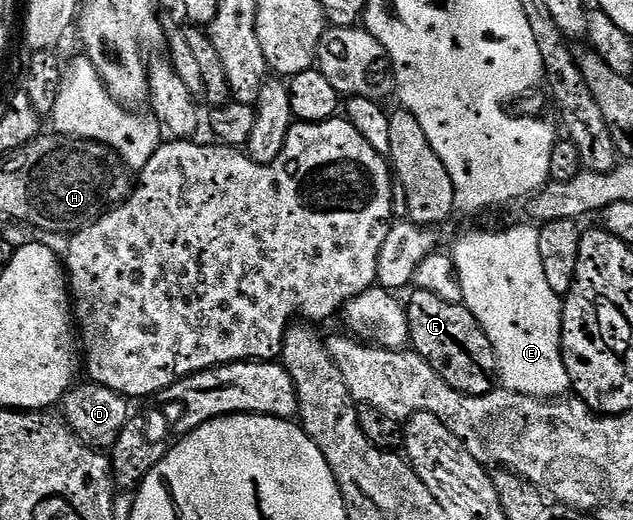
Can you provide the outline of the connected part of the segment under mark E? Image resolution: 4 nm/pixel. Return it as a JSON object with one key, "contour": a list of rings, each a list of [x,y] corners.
{"contour":[[[510,227],[507,231],[470,231],[458,239],[452,250],[454,268],[458,271],[458,284],[462,290],[461,302],[480,321],[498,362],[498,379],[507,391],[521,395],[534,395],[538,399],[565,396],[572,384],[562,356],[562,304],[563,296],[557,295],[548,285],[544,261],[540,261],[539,228]]]}

